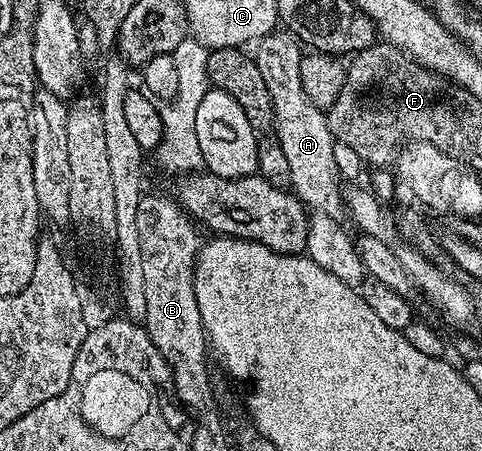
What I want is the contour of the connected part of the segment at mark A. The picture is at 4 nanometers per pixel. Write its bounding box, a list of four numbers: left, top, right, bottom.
[253,31,344,218]

